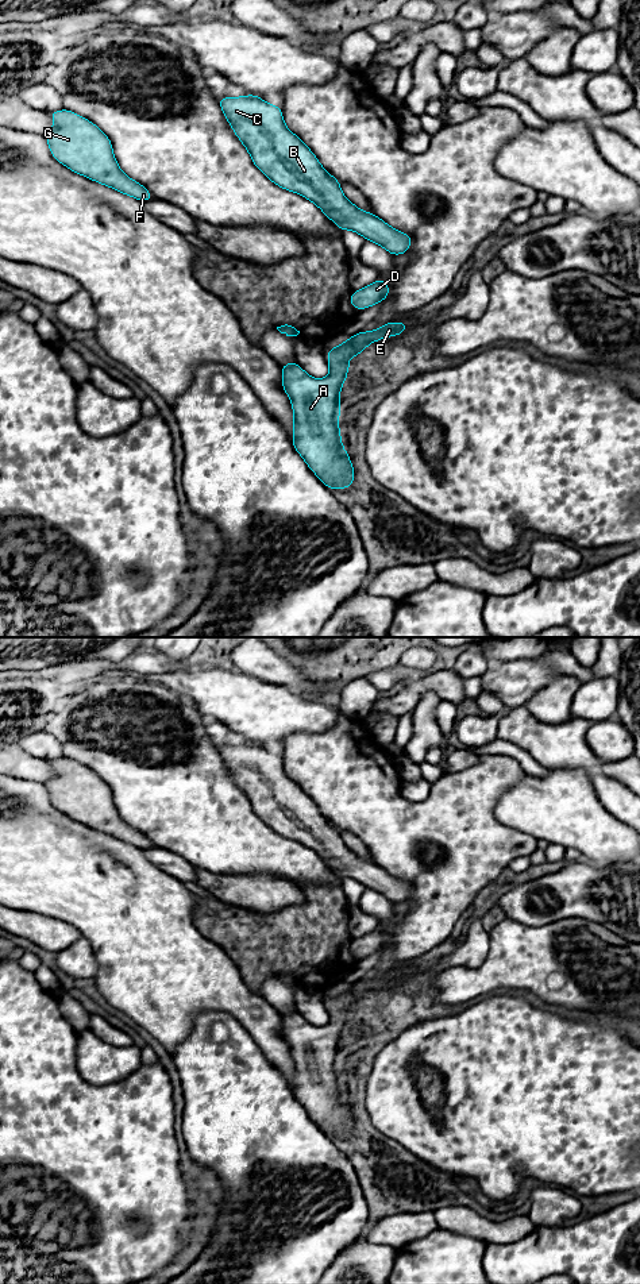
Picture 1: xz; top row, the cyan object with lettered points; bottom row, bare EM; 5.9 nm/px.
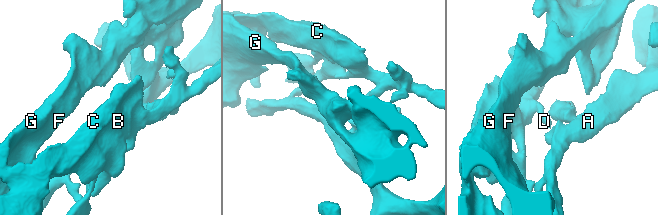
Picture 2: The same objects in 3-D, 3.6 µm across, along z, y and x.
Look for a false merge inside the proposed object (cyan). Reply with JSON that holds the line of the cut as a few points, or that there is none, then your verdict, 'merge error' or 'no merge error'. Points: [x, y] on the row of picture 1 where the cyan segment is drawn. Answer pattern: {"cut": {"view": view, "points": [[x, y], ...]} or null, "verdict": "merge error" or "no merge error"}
{"cut": null, "verdict": "no merge error"}

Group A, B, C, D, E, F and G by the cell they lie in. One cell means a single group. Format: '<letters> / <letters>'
A B C D E F G

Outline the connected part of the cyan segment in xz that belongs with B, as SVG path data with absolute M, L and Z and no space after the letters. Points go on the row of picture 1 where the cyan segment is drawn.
M259 96L217 99L231 128L247 149L254 165L275 185L316 204L342 231L351 230L392 255L405 254L412 238L388 225L346 198L340 182L296 136L282 117L282 108Z

